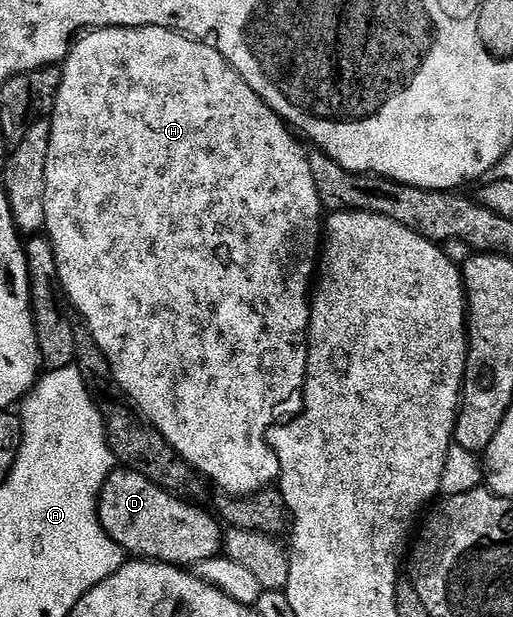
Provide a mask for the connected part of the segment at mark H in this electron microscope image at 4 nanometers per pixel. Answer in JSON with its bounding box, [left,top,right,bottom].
[44,26,322,500]

